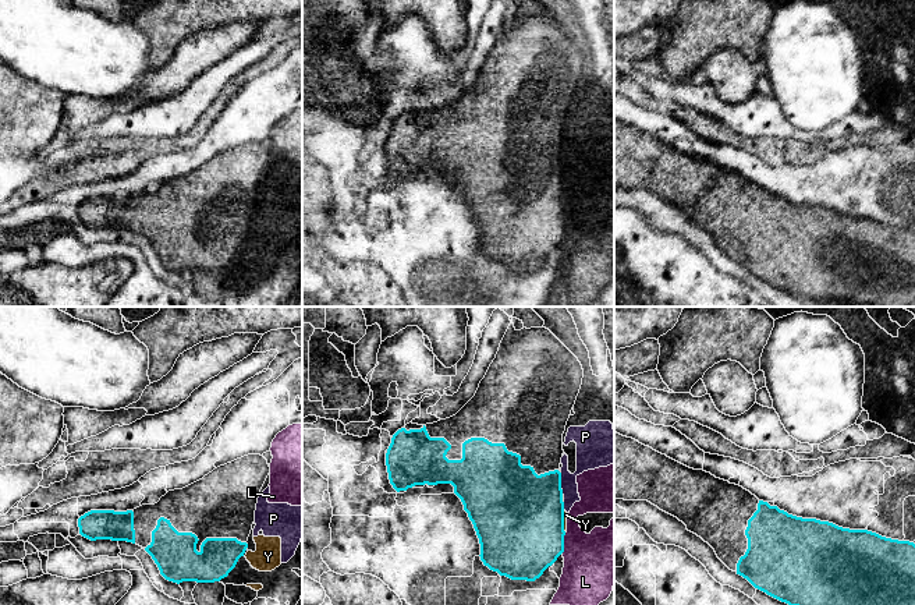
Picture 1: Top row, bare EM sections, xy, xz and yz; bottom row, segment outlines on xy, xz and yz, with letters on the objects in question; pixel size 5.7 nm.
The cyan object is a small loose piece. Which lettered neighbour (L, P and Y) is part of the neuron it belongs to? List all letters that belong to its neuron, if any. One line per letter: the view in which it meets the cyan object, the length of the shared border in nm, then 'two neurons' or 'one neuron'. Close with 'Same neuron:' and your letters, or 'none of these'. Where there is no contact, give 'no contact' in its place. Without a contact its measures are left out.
L: meets cyan in xz; contact 120 nm long; two neurons
P: meets cyan in xz; contact 130 nm long; two neurons
Y: meets cyan in xz; contact 130 nm long; two neurons
Same neuron: none of these

